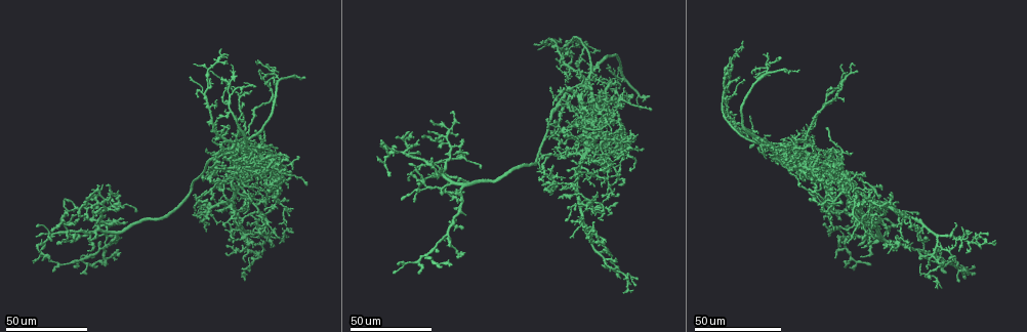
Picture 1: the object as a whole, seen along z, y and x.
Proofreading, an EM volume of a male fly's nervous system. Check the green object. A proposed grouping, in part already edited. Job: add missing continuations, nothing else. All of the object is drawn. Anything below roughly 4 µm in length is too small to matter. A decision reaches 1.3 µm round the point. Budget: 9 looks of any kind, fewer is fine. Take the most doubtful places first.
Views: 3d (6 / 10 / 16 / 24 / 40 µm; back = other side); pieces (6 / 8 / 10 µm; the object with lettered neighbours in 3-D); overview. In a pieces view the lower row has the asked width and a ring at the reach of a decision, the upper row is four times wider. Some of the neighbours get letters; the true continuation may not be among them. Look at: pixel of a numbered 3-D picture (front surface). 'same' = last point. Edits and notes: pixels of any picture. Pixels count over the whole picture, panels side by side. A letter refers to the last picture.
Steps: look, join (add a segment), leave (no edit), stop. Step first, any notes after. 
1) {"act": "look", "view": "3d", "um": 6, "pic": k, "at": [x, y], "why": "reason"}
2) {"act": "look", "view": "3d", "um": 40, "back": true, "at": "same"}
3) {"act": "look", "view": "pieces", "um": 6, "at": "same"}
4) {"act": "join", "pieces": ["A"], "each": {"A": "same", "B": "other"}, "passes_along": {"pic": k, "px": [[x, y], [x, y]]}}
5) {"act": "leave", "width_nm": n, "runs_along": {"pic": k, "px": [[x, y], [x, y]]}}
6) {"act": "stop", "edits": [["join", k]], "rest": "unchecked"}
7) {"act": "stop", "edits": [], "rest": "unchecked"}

{"act": "look", "view": "3d", "um": 40, "pic": 1, "at": [434, 164], "why": "an open end"}

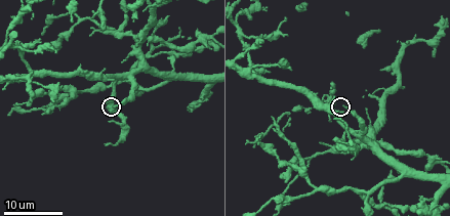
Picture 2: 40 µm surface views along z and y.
{"act": "look", "view": "pieces", "um": 8, "pic": 2, "at": [345, 108], "why": "see the neighbours"}

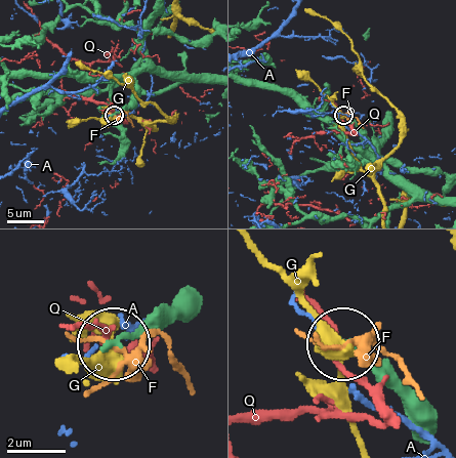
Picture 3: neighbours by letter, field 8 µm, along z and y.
{"act": "leave", "each": {"A": "other", "F": "other", "G": "other", "Q": "other"}, "found": "none of them fits"}

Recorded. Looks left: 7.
{"act": "look", "view": "3d", "um": 24, "pic": 1, "at": [897, 203], "why": "tapers out"}

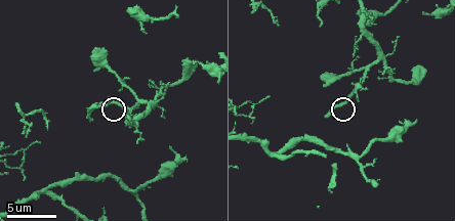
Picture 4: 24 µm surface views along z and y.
{"act": "look", "view": "pieces", "um": 8, "pic": 4, "at": [328, 117]}

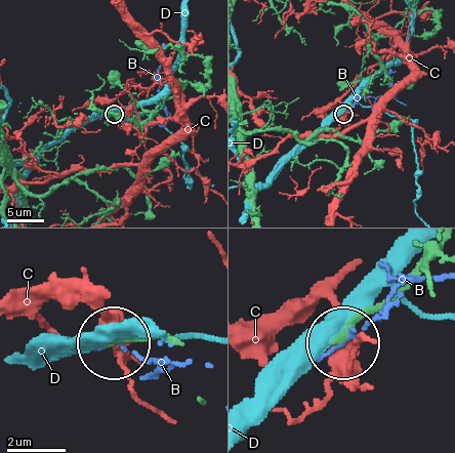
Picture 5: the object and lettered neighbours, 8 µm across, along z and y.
{"act": "leave", "each": {"B": "other", "C": "other", "D": "other"}, "found": "none of them fits"}

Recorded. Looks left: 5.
{"act": "look", "view": "3d", "um": 24, "pic": 1, "at": [751, 147], "why": "free end"}

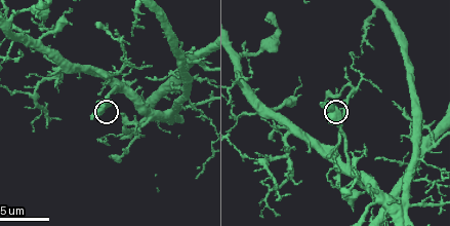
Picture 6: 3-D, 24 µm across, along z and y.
{"act": "look", "view": "pieces", "um": 10, "pic": 6, "at": [93, 118]}

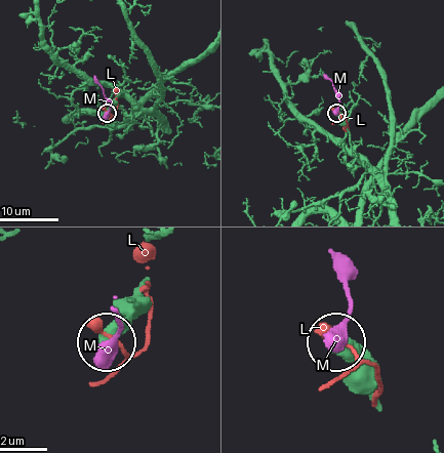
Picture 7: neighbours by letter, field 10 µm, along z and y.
{"act": "leave", "each": {"L": "other", "M": "other"}, "runs_along": {"pic": 7, "px": [[159, 120], [124, 94], [118, 95], [107, 111]]}, "found": "none of them fits"}

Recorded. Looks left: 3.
{"act": "look", "view": "3d", "um": 24, "pic": 1, "at": [257, 60], "why": "branch stops here"}

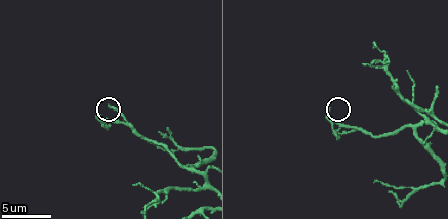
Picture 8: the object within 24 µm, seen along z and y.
{"act": "look", "view": "pieces", "um": 6, "pic": 8, "at": [99, 115]}

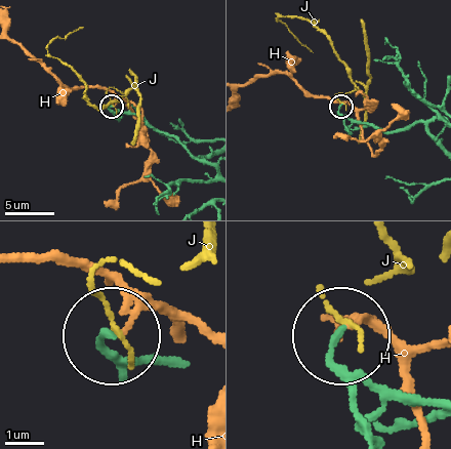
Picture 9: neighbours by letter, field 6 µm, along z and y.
{"act": "leave", "each": {"H": "other", "J": "other"}, "runs_along": {"pic": 9, "px": [[437, 404], [368, 391], [332, 358], [335, 341]]}, "found": "no lettered segment goes on from it"}

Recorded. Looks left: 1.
{"act": "stop", "edits": [], "rest": "unchecked"}

